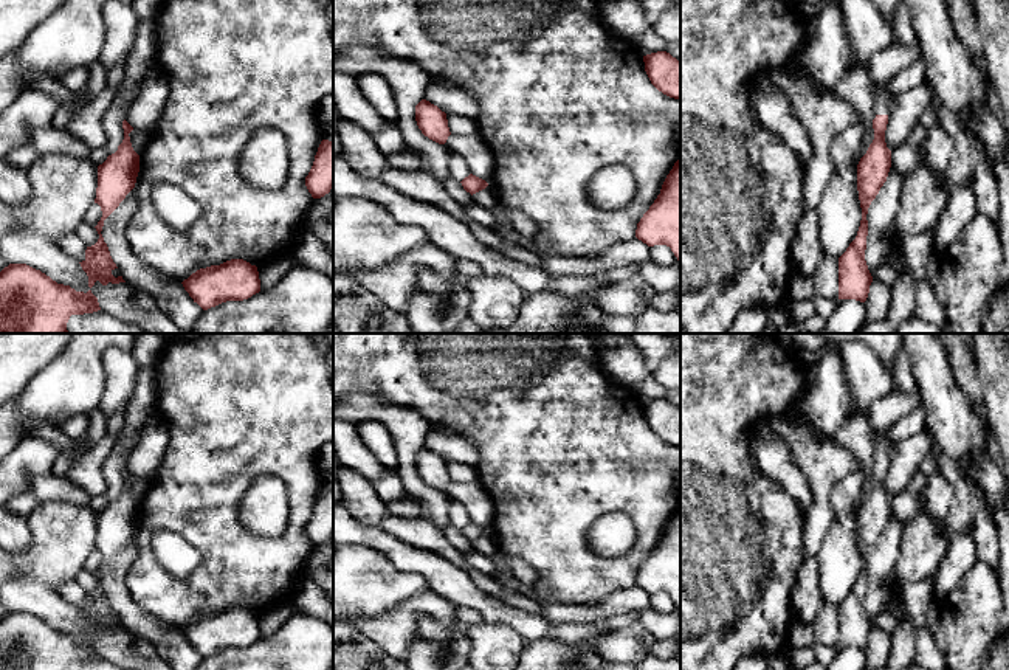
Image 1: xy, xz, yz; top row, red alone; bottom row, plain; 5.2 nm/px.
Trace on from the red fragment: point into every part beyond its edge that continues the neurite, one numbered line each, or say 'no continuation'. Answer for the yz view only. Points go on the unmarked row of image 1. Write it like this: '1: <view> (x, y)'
1: yz (884, 450)

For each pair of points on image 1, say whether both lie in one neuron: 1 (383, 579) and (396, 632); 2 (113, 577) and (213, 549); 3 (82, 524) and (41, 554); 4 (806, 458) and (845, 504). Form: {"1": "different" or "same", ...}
{"1": "different", "2": "different", "3": "same", "4": "different"}

